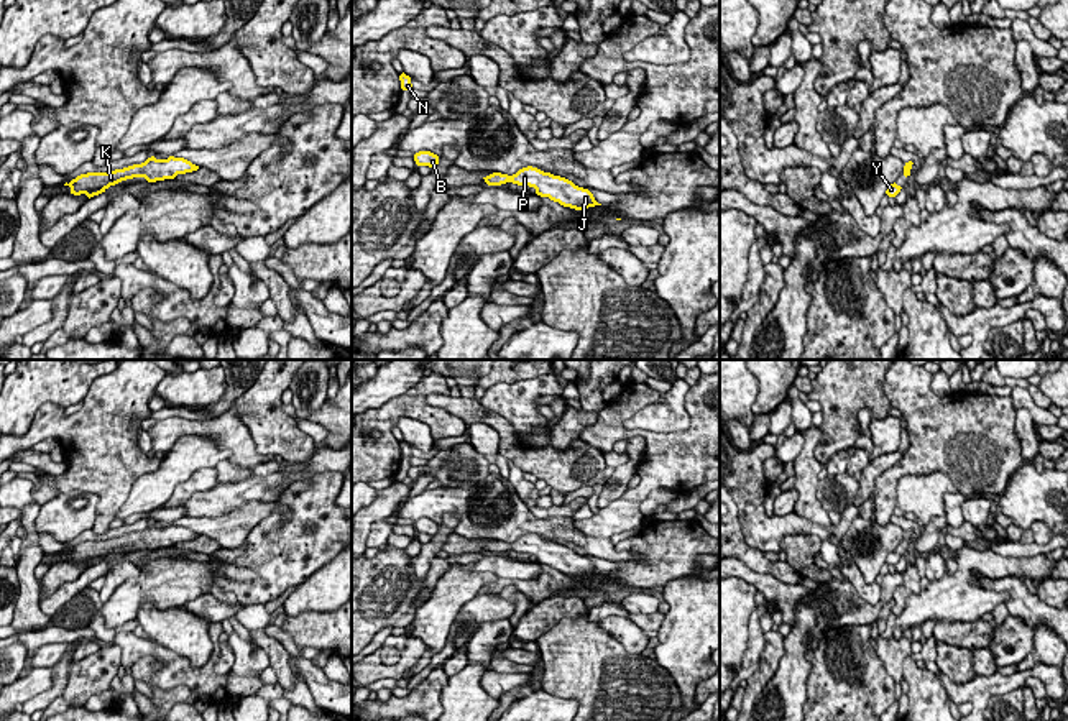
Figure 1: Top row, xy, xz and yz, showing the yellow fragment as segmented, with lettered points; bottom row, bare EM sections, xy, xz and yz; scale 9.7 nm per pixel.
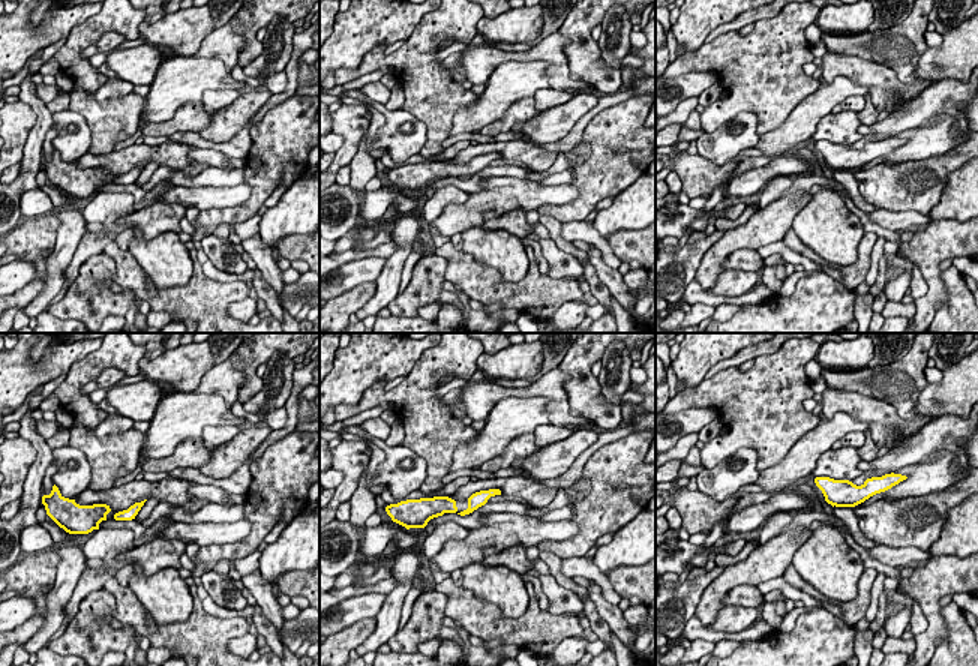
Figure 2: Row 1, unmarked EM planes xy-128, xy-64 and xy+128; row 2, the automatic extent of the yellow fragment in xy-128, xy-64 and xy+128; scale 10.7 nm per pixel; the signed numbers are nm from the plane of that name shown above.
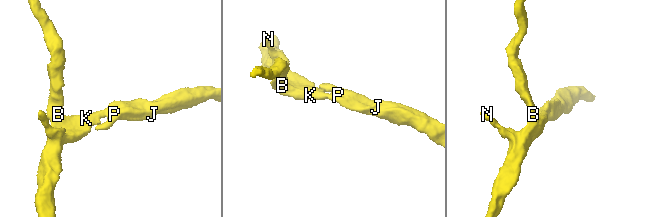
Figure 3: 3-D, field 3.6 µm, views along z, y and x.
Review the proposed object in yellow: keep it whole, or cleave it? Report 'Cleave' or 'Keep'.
Keep

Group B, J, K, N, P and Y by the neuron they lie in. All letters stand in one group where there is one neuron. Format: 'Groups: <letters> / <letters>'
Groups: B J K N P Y

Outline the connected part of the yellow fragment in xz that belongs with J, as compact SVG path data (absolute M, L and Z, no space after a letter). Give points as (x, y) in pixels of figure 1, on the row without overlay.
M532 534L522 535L513 544L493 540L483 547L488 553L513 550L534 555L537 563L549 565L550 568L575 578L601 573L588 557L578 555L565 545L544 540Z

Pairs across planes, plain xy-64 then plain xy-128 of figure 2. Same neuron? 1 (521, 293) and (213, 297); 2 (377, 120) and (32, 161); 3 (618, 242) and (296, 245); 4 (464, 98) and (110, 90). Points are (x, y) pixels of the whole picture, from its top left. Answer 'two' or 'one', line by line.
1: one
2: one
3: one
4: two

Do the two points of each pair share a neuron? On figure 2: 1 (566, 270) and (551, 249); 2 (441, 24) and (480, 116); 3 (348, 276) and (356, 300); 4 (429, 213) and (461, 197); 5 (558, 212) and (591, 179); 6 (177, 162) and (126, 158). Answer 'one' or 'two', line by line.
1: one
2: two
3: two
4: one
5: one
6: one

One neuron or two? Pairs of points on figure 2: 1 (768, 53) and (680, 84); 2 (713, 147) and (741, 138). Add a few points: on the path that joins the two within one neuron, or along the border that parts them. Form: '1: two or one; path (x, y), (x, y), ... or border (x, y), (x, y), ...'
1: two; border (680, 75), (714, 72), (720, 80)
2: one; path (720, 146), (734, 138)

